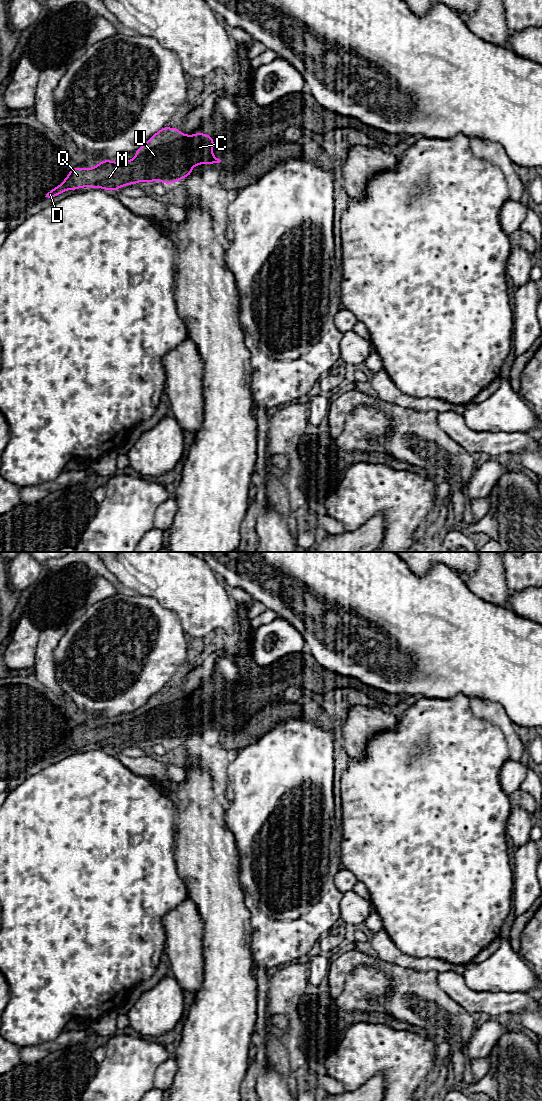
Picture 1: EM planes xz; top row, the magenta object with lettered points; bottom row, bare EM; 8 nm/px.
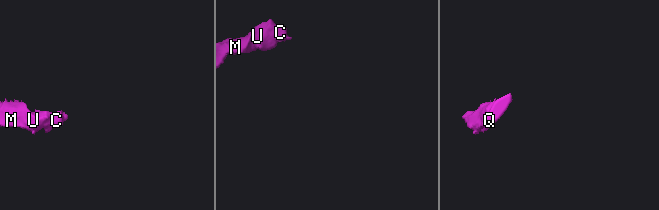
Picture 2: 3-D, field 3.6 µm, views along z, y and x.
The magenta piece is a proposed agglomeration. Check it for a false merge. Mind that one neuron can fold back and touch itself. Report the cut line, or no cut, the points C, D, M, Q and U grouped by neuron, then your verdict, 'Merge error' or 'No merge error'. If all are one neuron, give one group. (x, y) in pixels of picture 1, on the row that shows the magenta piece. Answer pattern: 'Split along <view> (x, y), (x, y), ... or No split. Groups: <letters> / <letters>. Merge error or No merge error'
No split. Groups: C D M Q U. No merge error

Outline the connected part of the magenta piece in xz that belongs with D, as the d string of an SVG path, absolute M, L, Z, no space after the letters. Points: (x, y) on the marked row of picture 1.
M165 126L135 151L133 159L122 163L103 160L94 168L72 168L65 180L45 197L83 187L114 191L140 181L152 183L155 177L157 182L175 183L190 176L193 166L220 163L212 153L213 147L212 136L199 132L191 136L182 134L177 127Z

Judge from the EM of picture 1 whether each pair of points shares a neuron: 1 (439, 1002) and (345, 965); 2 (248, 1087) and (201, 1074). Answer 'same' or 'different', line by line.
1: same
2: different

